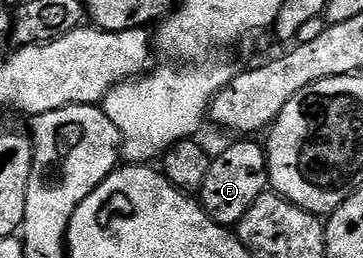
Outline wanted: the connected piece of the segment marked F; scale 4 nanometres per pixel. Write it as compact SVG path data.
M238 139L235 145L230 145L222 154L215 156L208 167L208 179L204 179L204 187L200 194L200 204L202 210L207 213L217 225L225 225L227 227L237 226L240 219L244 219L244 211L248 211L248 207L252 207L252 203L256 203L256 199L260 199L260 195L267 192L270 184L270 176L268 175L268 163L266 162L266 151L261 144L258 145L254 139Z

